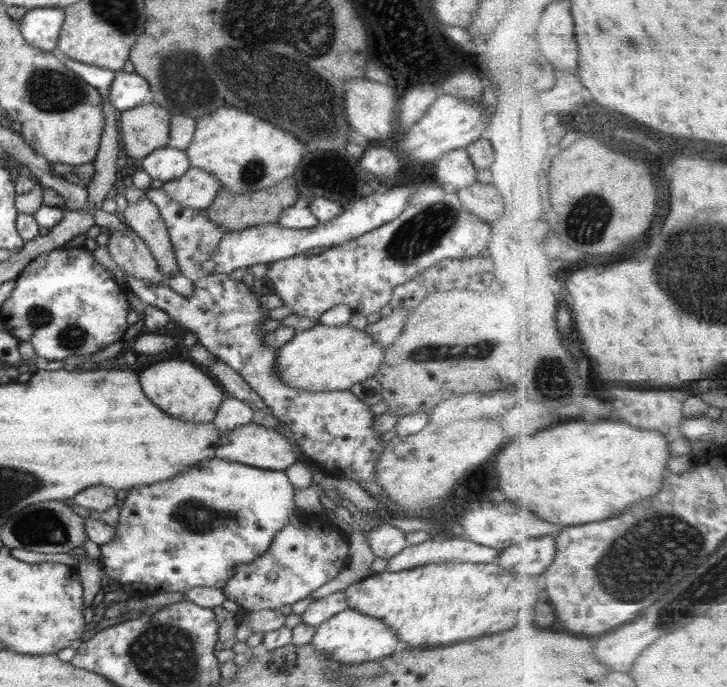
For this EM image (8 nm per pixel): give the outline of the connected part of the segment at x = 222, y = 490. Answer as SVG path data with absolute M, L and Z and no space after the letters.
M212 458L208 461L202 461L196 464L196 467L189 467L182 475L177 478L169 479L165 482L153 483L149 486L140 486L128 491L124 504L120 507L120 517L116 526L114 526L113 540L109 544L100 545L102 556L99 564L102 574L106 573L118 582L123 584L144 584L154 592L186 592L192 587L212 587L223 588L223 586L232 578L236 567L240 564L253 562L259 558L272 545L276 533L282 530L290 517L296 515L299 511L295 505L294 486L290 483L288 476L284 471L263 470L252 466L245 466L240 462L230 462L226 459Z

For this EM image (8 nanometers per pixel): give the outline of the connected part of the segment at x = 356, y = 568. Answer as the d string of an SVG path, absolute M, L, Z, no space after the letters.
M356 530L349 535L349 546L349 556L346 558L344 568L340 570L336 578L316 589L311 594L312 598L318 600L334 593L334 591L346 590L346 587L352 582L361 580L373 573L371 566L376 556L371 550L364 530Z

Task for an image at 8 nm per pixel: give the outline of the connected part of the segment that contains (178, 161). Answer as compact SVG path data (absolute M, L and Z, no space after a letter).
M166 146L154 150L141 159L138 165L152 176L153 180L168 182L180 178L191 167L185 151Z

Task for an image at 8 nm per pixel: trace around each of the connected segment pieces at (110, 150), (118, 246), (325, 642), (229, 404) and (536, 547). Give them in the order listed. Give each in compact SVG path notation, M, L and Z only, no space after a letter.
M106 96L102 100L104 107L104 132L100 139L100 146L94 160L94 176L85 185L88 191L88 202L91 208L97 210L102 207L106 197L110 197L115 192L116 172L118 172L118 154L120 154L120 144L118 138L118 122L115 119L115 110Z
M112 230L108 232L108 235L106 248L126 274L150 284L152 282L167 283L168 275L160 272L158 261L134 230L124 230L124 232Z
M348 608L315 627L315 634L310 643L318 653L328 659L339 663L356 664L356 662L372 662L390 656L396 650L398 638L379 618Z
M226 396L222 399L212 424L219 430L219 435L225 434L240 428L240 426L249 424L252 421L254 412L248 404L237 398Z
M557 534L533 538L530 542L508 546L500 550L498 564L500 568L516 572L516 574L534 574L541 576L546 572L559 554Z

